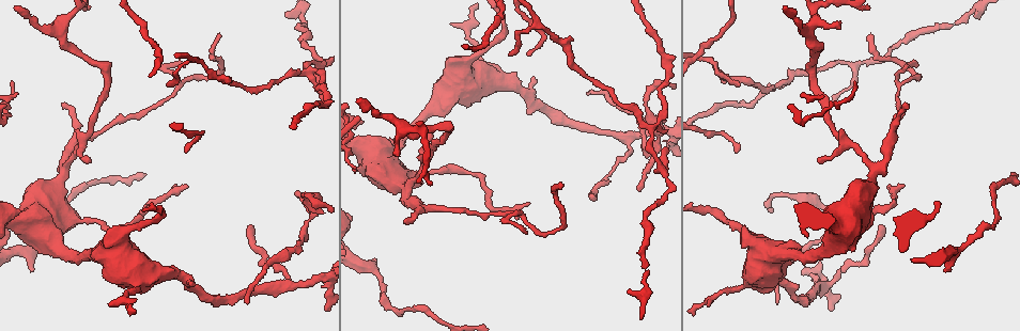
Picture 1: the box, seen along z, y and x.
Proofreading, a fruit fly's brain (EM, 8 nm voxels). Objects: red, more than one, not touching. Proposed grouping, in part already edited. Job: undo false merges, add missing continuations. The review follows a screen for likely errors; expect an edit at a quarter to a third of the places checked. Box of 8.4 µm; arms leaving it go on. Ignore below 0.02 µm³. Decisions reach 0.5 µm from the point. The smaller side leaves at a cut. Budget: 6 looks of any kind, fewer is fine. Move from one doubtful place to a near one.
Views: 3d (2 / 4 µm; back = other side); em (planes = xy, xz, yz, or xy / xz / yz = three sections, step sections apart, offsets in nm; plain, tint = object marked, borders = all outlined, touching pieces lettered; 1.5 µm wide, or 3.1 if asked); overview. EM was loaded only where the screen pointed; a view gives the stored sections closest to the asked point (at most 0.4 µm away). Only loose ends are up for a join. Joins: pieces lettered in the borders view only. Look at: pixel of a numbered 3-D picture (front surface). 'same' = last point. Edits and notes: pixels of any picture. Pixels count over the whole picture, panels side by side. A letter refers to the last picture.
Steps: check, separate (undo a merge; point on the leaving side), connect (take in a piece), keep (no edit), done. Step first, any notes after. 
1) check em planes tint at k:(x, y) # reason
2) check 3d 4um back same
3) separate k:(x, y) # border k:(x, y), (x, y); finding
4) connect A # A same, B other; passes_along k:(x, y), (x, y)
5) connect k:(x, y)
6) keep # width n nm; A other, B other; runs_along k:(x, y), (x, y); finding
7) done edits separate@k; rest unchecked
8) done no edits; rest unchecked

check 3d 4um back at 1:(651, 131) # three arms meet

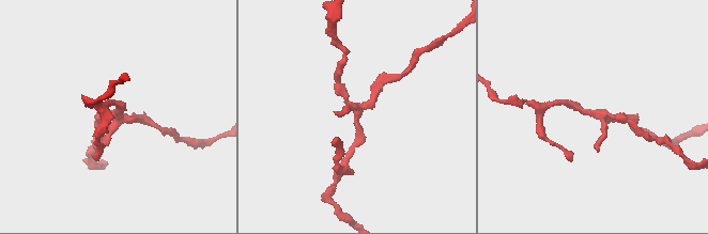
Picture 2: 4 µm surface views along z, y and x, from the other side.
check em planes borders at 2:(599, 115)

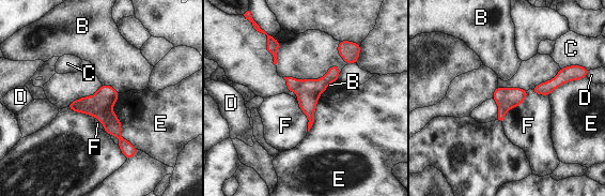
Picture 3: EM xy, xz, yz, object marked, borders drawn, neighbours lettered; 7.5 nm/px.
separate 3:(86, 105) # B other, C other, D other, E other, F other; border 3:(91, 98), (98, 108), (109, 110); two cells meet here

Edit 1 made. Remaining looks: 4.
check overview

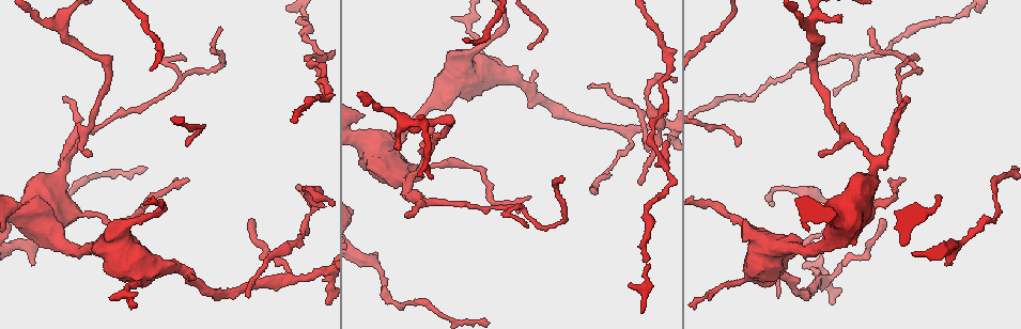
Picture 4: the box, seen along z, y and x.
check 3d 4um at 4:(222, 30) # end of a long branch

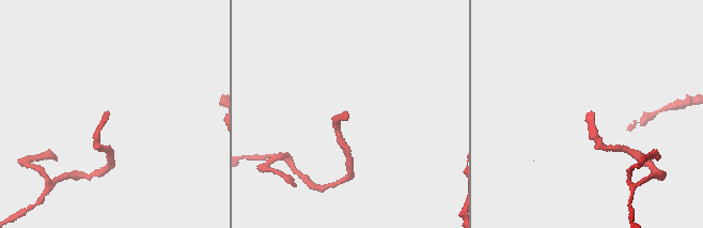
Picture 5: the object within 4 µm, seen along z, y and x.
check em xy step 8 tint at 5:(347, 113) # need the tissue

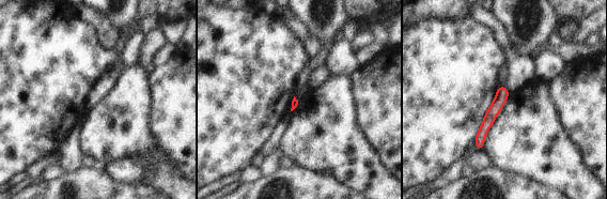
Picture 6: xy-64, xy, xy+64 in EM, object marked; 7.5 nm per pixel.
check em planes borders same

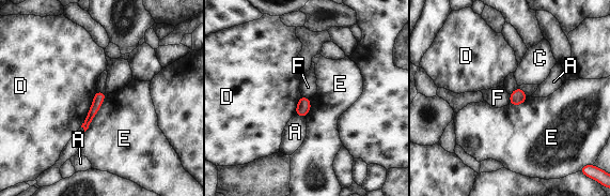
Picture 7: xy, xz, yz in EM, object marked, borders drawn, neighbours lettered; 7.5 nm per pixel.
keep # longest_contact E 340 nm; A other, C other, D other, E other, F other; no lettered piece goes on from it

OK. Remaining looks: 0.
done edits separate@3; rest unchecked

